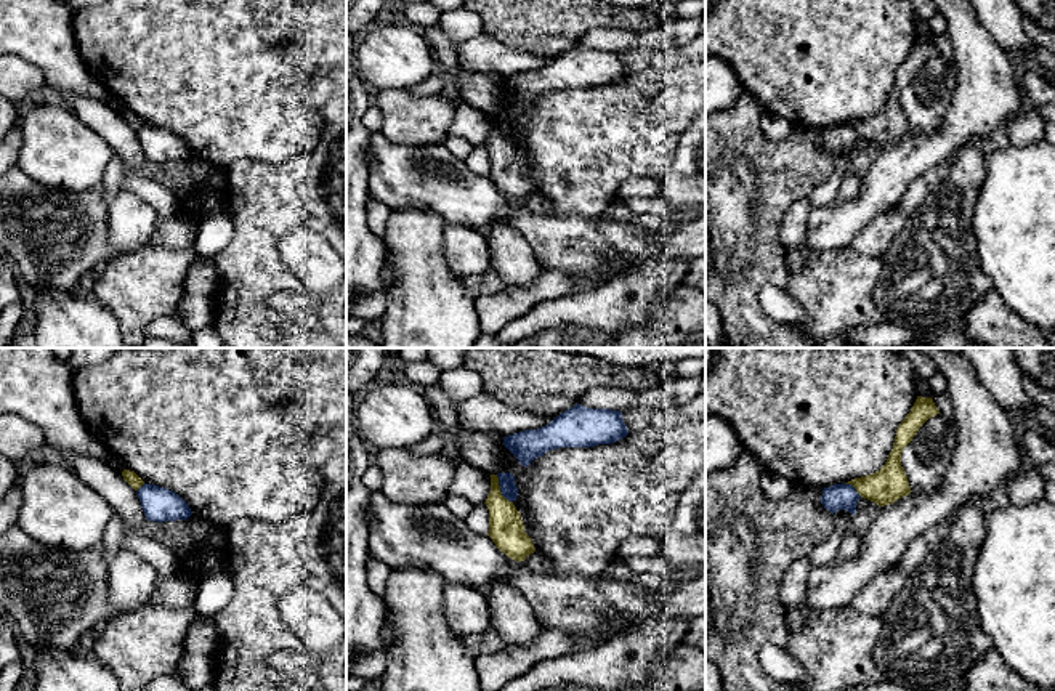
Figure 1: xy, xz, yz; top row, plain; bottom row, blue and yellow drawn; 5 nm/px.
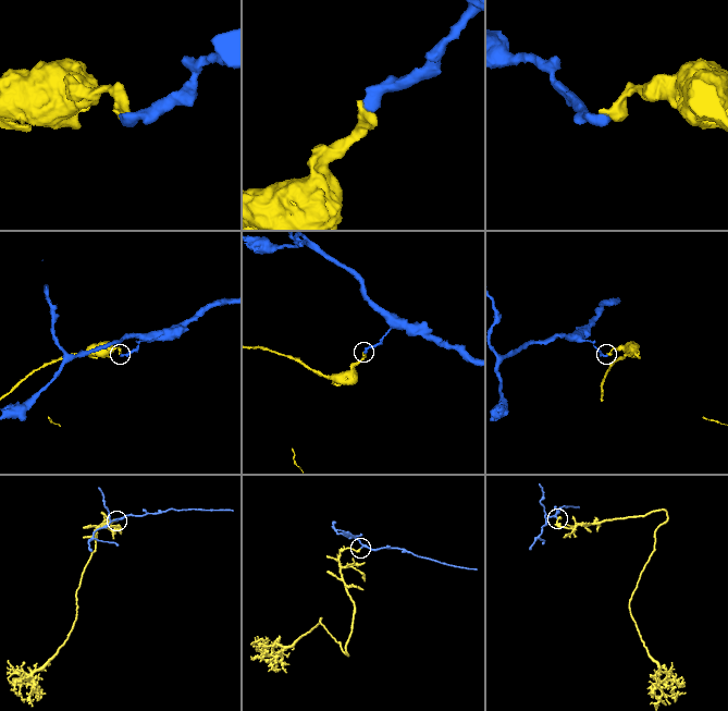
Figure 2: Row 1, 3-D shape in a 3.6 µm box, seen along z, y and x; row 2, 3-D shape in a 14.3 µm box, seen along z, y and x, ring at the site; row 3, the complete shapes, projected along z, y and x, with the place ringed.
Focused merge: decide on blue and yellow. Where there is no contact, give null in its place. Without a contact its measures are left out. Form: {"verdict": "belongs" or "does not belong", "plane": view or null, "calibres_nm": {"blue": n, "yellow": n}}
{"verdict": "does not belong", "plane": "xz", "calibres_nm": {"blue": 90, "yellow": 180}}

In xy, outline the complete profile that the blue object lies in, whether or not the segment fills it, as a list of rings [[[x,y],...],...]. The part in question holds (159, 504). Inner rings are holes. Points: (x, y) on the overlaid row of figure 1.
[[[144,483],[136,494],[148,521],[186,521],[192,515],[188,503],[178,494],[165,487]]]

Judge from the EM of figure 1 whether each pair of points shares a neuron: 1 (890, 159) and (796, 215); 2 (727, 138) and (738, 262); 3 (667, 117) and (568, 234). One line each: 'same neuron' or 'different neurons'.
1: different neurons
2: same neuron
3: different neurons

